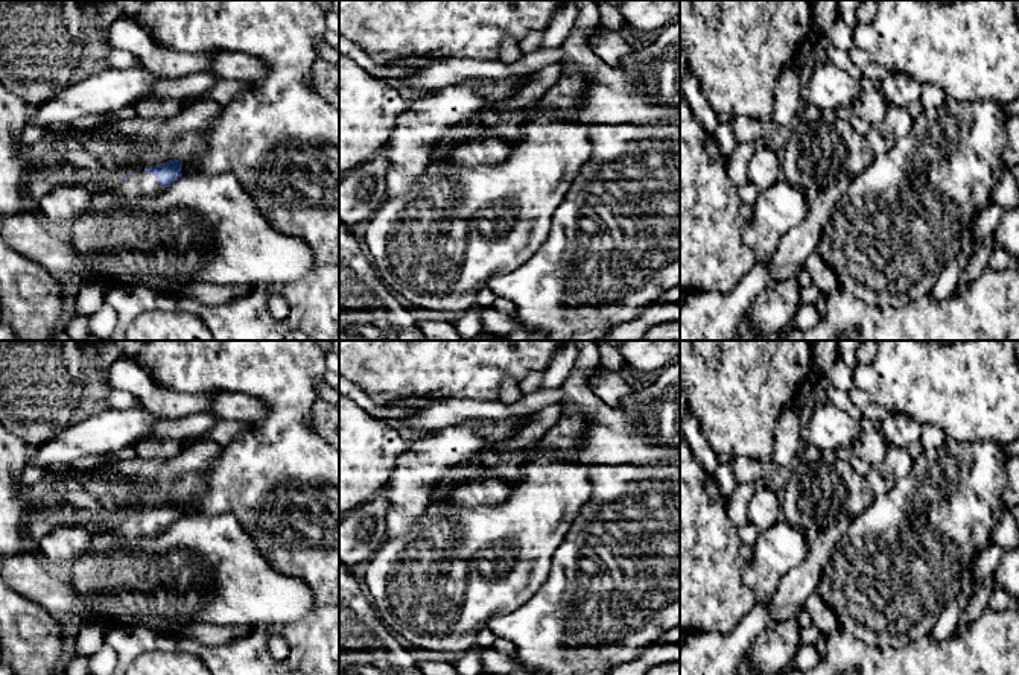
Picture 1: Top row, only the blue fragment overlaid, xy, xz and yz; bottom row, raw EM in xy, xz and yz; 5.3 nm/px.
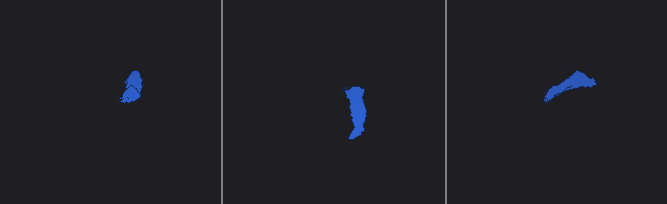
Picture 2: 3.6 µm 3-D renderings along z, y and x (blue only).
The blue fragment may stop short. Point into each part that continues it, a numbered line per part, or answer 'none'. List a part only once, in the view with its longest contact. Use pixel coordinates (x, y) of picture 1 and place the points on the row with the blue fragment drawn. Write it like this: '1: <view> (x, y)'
1: xy (142, 183)

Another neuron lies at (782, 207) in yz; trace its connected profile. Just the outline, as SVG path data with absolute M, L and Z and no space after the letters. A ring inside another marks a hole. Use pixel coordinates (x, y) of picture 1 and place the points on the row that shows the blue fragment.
M785 179L759 193L744 242L759 263L768 263L782 237L798 227L808 213L806 193Z

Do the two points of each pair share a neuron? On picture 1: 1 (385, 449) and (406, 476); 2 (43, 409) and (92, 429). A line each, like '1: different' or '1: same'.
1: different
2: different

